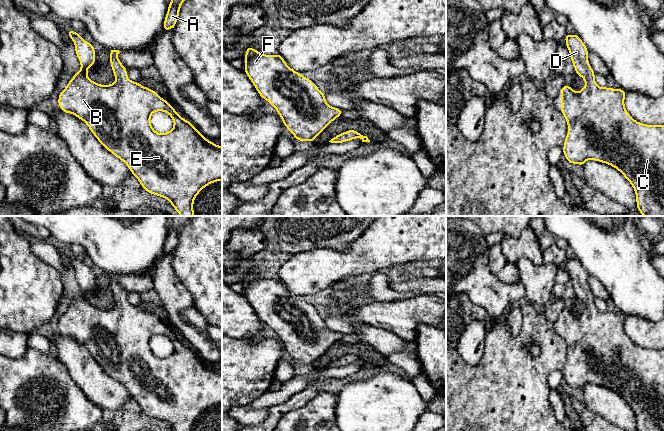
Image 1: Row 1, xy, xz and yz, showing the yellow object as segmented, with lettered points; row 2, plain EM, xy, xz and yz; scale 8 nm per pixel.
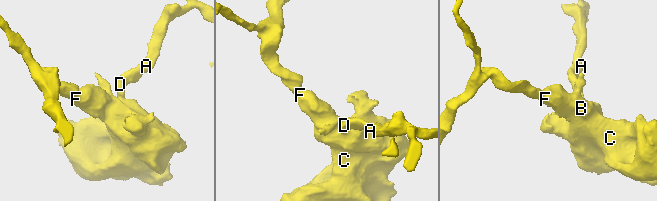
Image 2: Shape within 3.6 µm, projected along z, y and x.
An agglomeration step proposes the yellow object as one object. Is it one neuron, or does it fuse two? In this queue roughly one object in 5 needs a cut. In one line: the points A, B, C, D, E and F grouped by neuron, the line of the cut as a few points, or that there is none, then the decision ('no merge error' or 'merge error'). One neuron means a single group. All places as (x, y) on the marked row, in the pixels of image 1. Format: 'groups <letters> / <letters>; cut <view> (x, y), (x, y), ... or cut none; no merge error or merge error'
groups A B C D E F; cut none; no merge error

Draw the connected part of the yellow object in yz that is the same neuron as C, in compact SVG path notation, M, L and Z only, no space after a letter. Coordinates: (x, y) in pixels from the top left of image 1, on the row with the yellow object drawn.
M565 34L564 37L566 40L566 47L569 49L570 57L572 59L576 74L581 76L586 81L584 88L580 92L575 92L571 88L571 86L568 86L565 84L560 90L561 112L565 116L567 120L567 124L568 124L568 134L565 139L564 147L563 147L564 156L566 157L569 163L579 164L581 166L583 166L583 164L589 159L603 162L603 163L613 166L614 168L619 170L633 186L636 193L637 209L639 210L641 214L643 214L644 216L664 216L664 125L646 125L646 124L636 122L625 109L624 99L625 99L626 92L624 90L612 89L609 87L600 88L596 84L594 80L595 72L592 70L587 59L587 54L589 51L586 48L586 46L583 44L583 42L581 41L580 37L577 34L575 35Z

